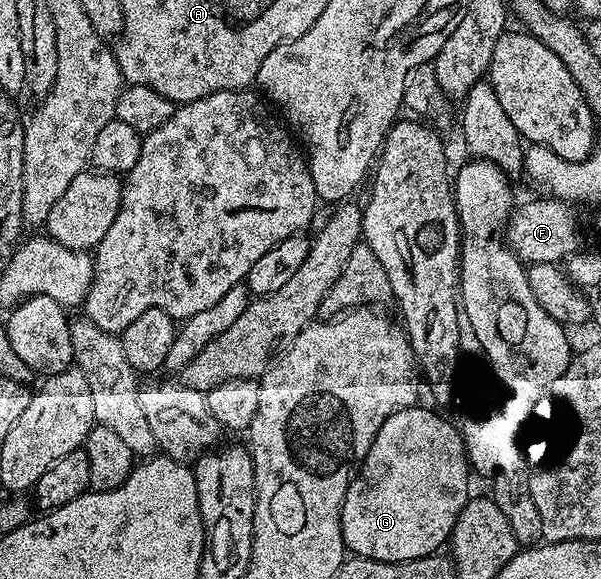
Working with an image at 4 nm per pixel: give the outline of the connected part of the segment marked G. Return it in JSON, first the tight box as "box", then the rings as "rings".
{"box":[342,404,472,562],"rings":[[[422,404],[409,406],[406,410],[401,410],[392,416],[388,416],[388,420],[384,420],[380,432],[376,432],[376,440],[372,440],[372,448],[368,448],[366,458],[357,467],[354,477],[350,479],[350,487],[344,496],[344,504],[342,505],[342,535],[344,536],[346,549],[351,555],[386,562],[412,561],[433,555],[435,552],[441,551],[449,543],[450,534],[454,531],[456,520],[472,497],[472,491],[470,491],[472,471],[469,462],[466,461],[466,449],[462,443],[459,427],[455,423],[453,426],[452,423],[445,422],[440,415],[433,414],[430,410],[425,410],[424,406]]]}

